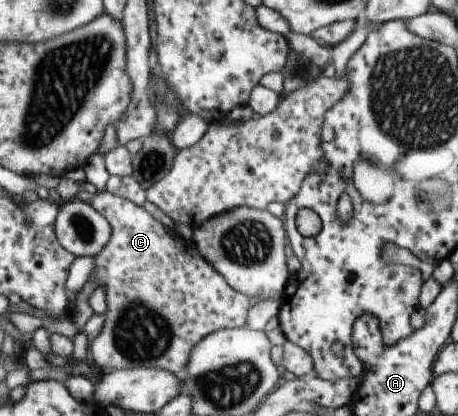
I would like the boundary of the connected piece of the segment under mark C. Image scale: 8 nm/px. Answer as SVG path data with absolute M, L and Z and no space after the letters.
M106 189L92 195L88 203L110 224L110 240L94 255L94 268L88 274L96 286L104 286L106 305L104 324L88 348L89 365L104 370L149 367L175 374L186 366L190 348L202 338L218 329L244 326L249 299L226 284L226 280L198 254L190 239L171 232L143 207Z

